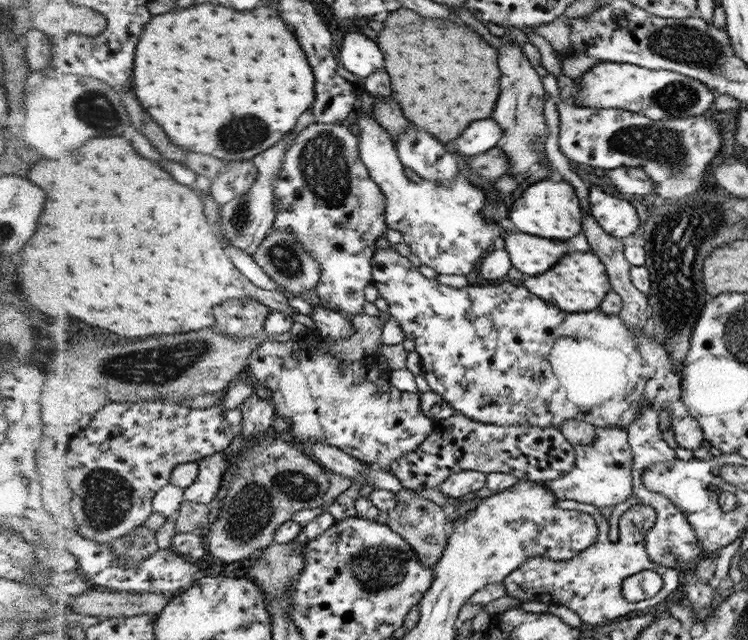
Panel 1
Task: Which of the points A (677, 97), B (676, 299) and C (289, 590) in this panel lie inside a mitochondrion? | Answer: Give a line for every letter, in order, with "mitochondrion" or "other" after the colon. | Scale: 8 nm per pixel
A: mitochondrion
B: mitochondrion
C: other

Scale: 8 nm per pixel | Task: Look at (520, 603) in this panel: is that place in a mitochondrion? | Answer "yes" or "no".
no

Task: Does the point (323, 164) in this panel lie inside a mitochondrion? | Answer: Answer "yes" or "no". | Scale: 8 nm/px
yes

